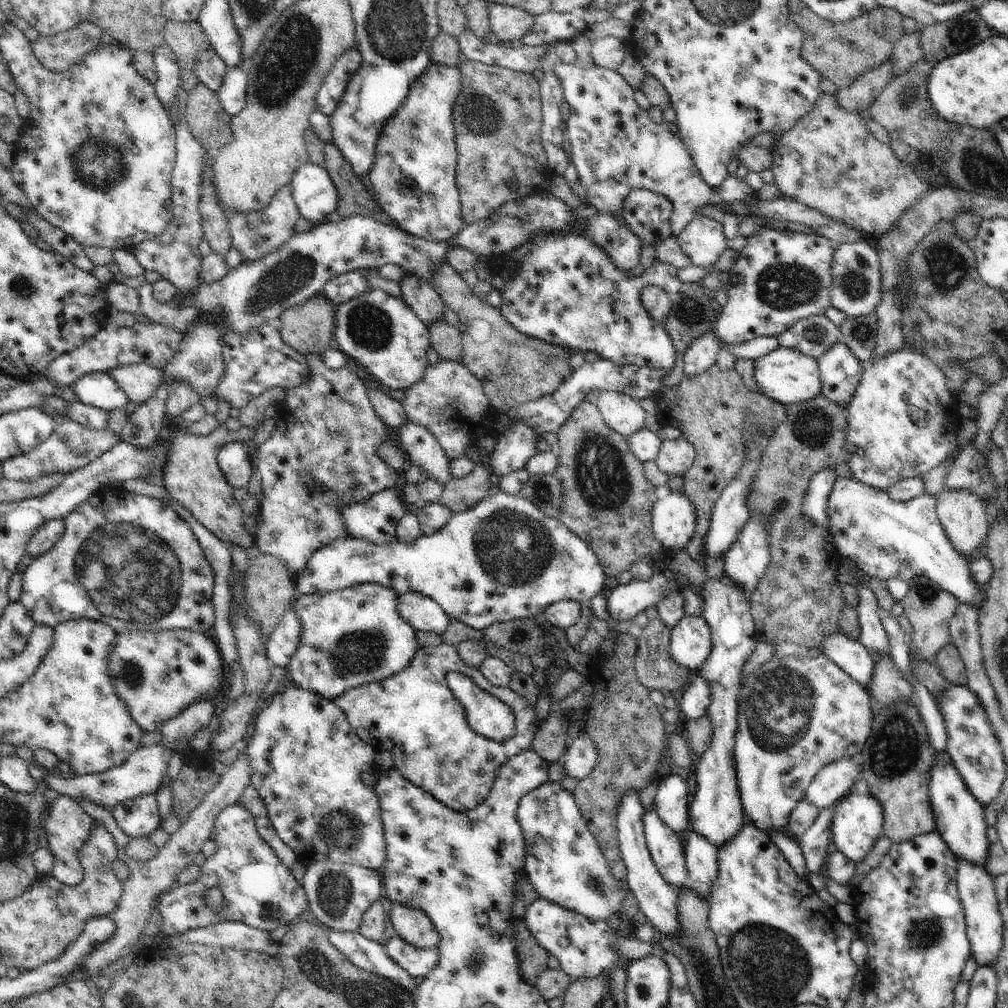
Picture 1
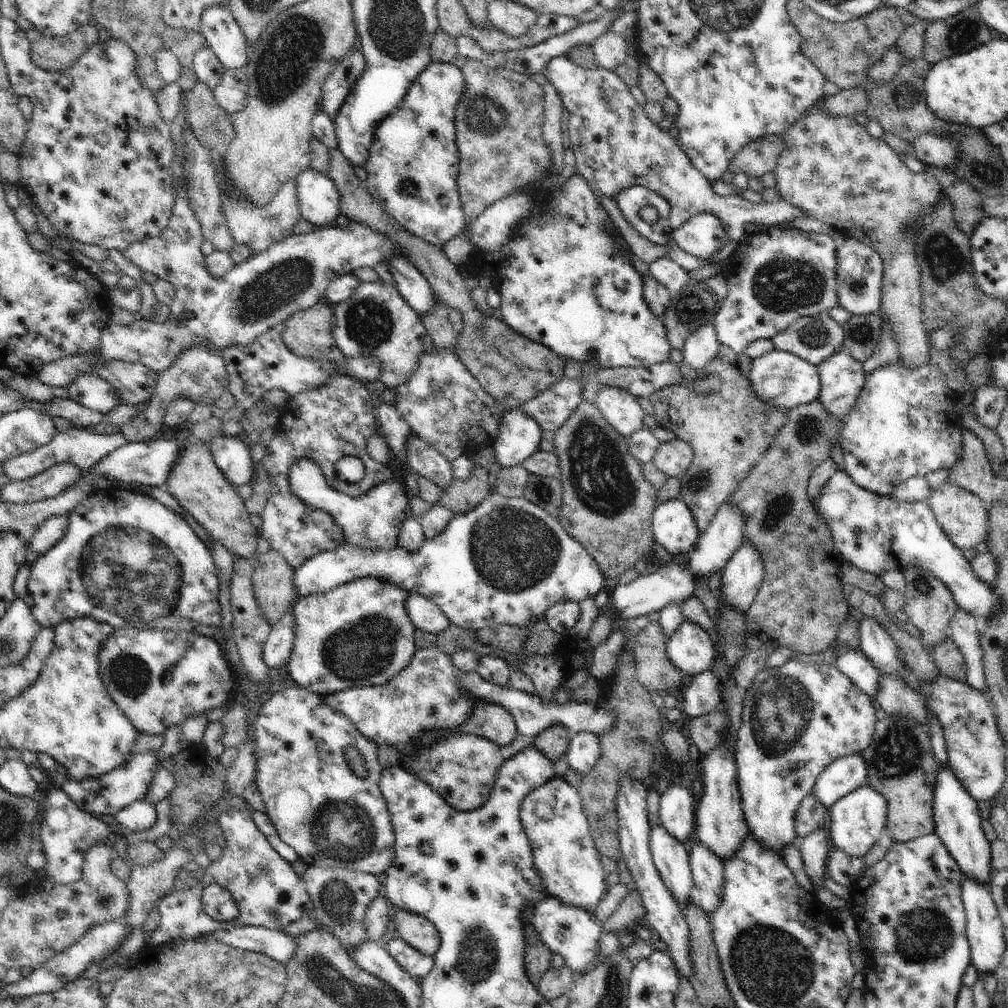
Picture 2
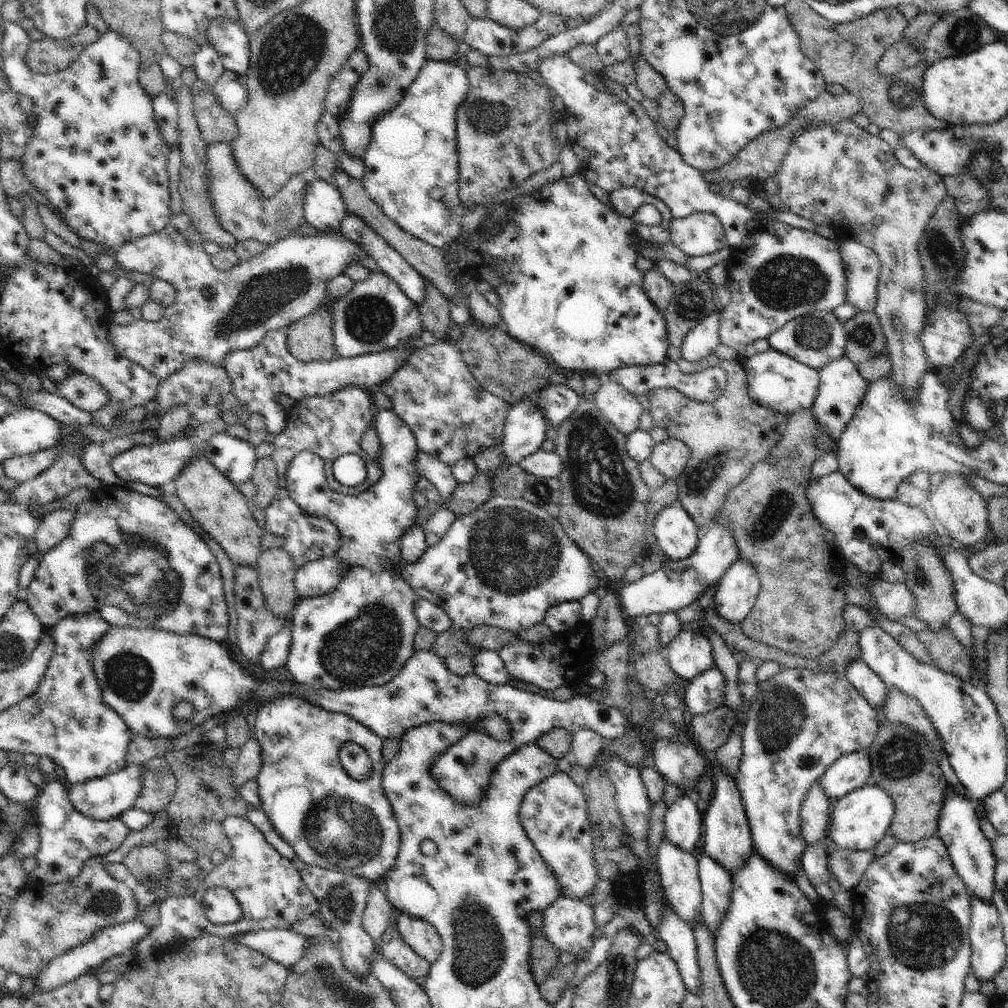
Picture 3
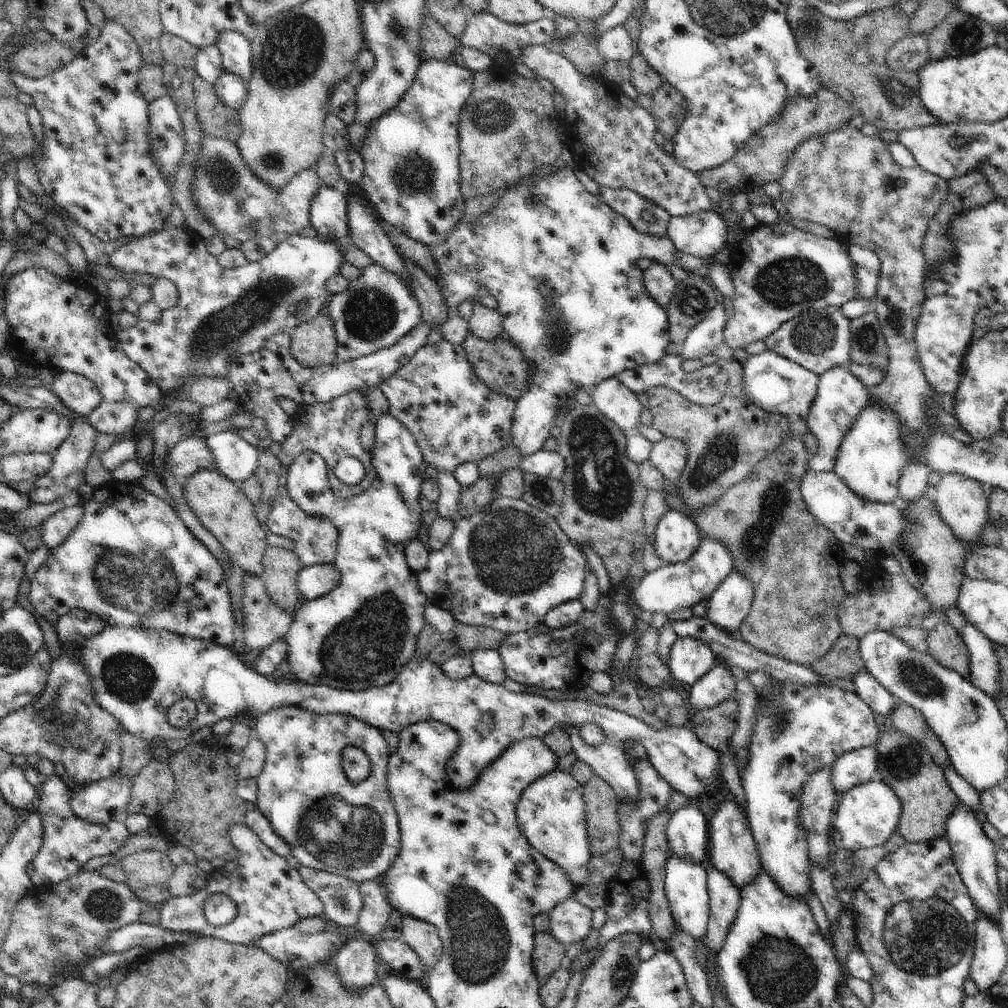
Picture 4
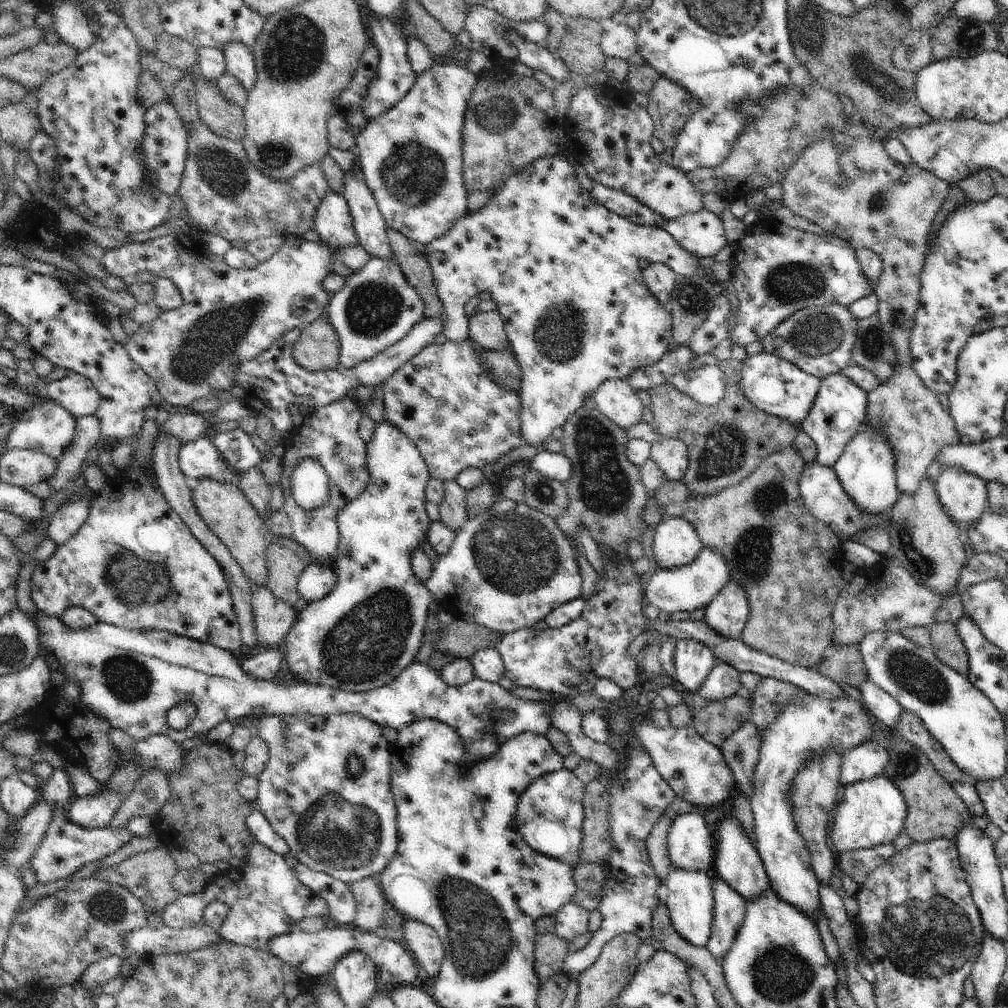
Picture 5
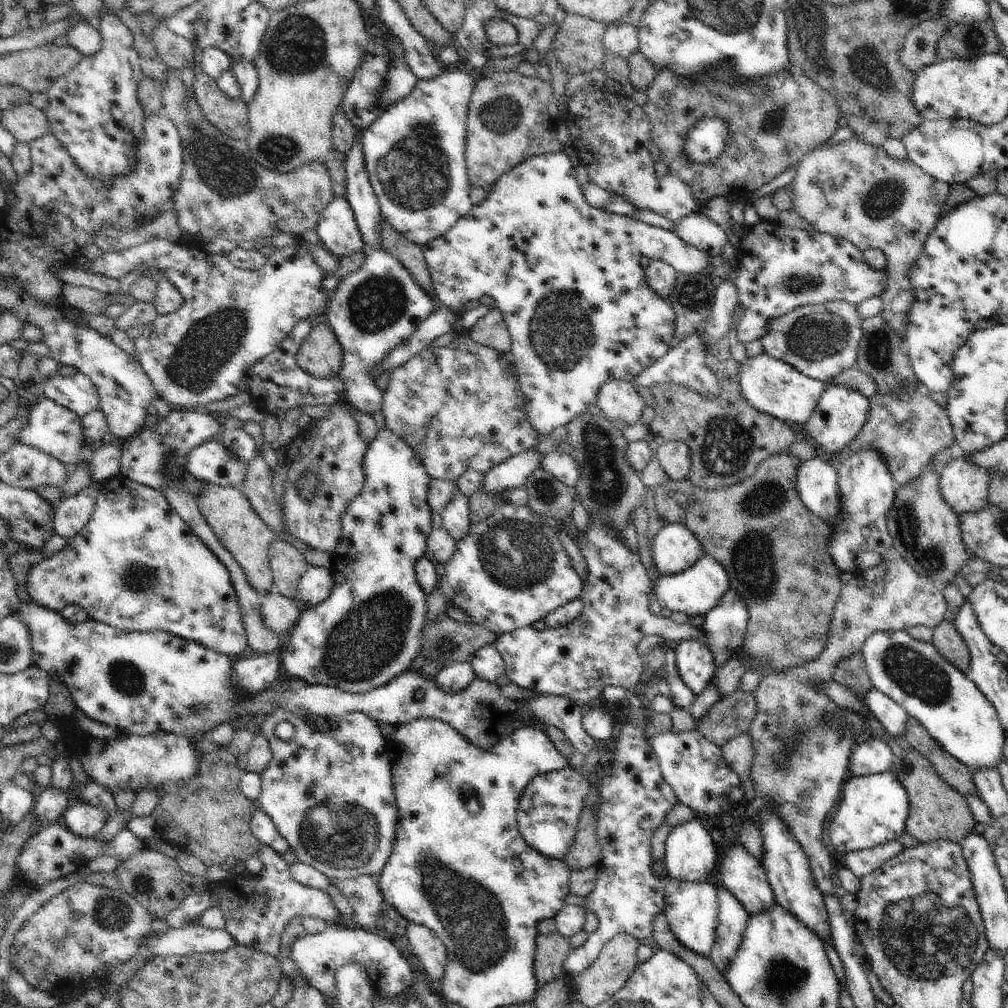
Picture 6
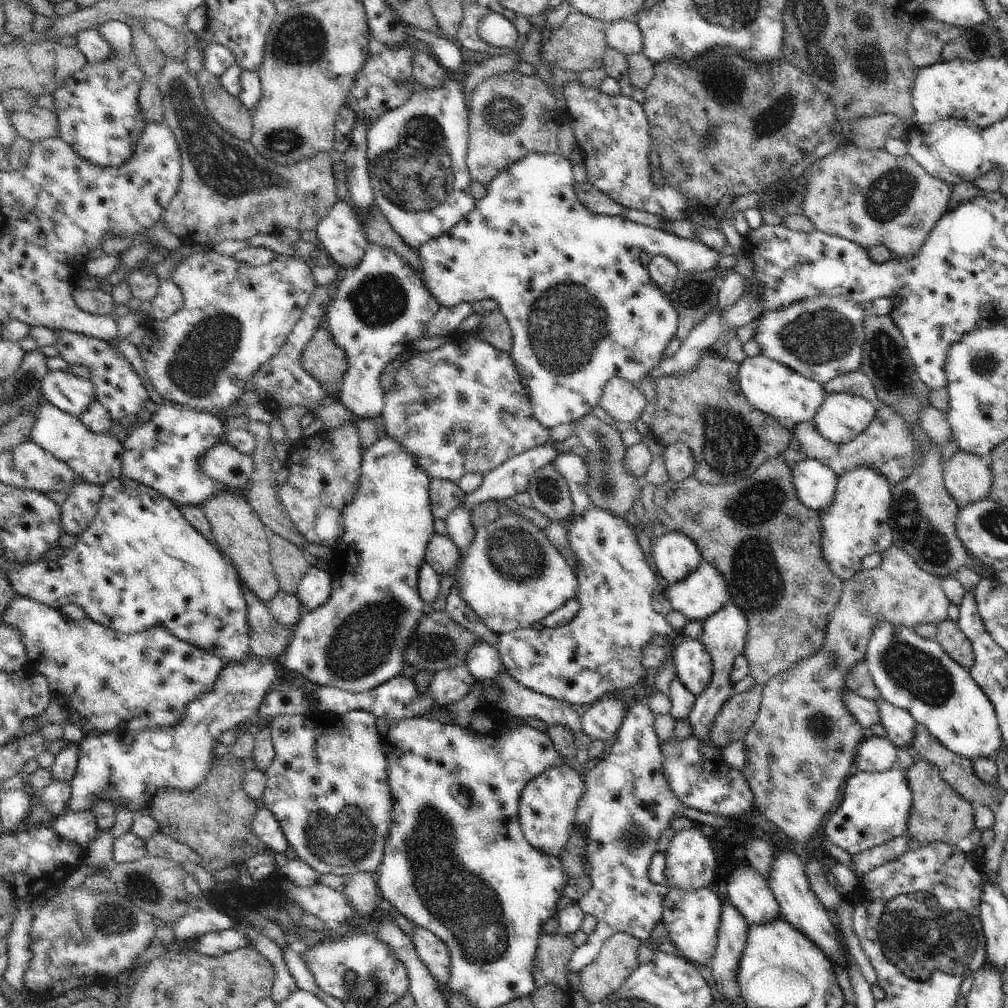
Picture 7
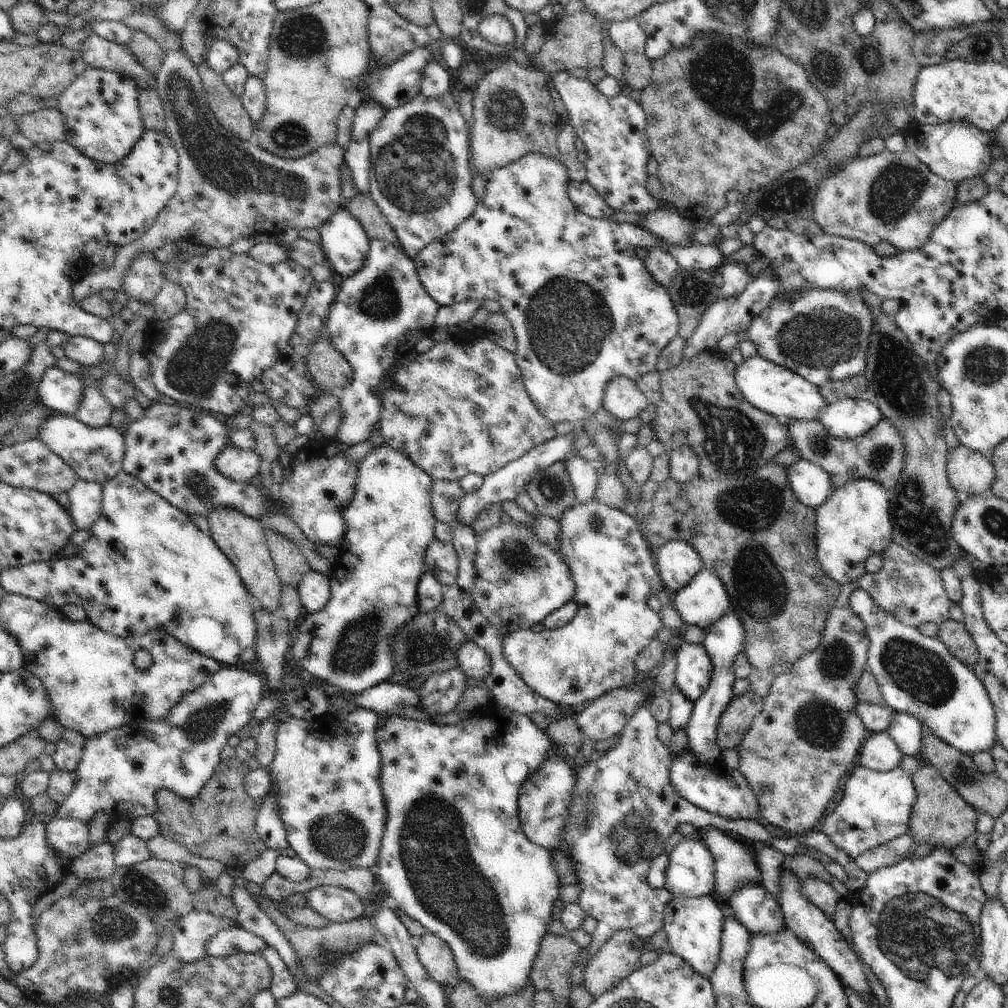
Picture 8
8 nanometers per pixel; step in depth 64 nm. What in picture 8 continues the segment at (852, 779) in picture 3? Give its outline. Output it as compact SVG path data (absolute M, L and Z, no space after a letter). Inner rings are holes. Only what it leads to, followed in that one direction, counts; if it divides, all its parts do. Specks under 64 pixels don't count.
M887 732L869 734L857 758L857 765L879 771L896 769L902 760L902 752Z

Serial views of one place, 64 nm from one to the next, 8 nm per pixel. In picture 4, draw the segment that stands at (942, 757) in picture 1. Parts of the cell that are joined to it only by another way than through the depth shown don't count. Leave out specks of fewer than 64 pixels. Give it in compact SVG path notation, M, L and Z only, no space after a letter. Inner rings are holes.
M960 804L949 815L945 823L947 843L950 844L952 861L956 866L962 883L966 886L976 909L999 924L999 883L994 844L986 837L983 827L975 818L975 813Z

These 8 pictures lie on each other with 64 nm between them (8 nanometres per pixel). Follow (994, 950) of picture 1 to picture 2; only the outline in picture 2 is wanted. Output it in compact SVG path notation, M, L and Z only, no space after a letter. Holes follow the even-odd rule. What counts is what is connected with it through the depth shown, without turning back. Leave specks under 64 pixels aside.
M961 874L961 900L966 914L965 930L971 949L971 964L978 973L994 974L1002 961L1006 944L1003 938L1003 921L989 888L990 884L985 885Z

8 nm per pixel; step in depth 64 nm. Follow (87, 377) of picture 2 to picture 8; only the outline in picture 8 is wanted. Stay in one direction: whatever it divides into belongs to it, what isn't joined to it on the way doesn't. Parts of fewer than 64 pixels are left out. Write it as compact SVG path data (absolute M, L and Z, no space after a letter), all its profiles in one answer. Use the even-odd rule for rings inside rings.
M55 365L46 370L39 383L39 401L52 411L73 417L83 402L85 384L69 371Z

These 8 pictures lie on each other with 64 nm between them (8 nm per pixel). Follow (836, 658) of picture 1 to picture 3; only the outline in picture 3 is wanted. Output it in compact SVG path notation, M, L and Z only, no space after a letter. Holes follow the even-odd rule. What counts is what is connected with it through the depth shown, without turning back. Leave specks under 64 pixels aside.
M861 658L847 665L846 677L872 707L883 708L889 690L884 685L882 678L879 678L878 674L875 674L874 670L871 670Z

